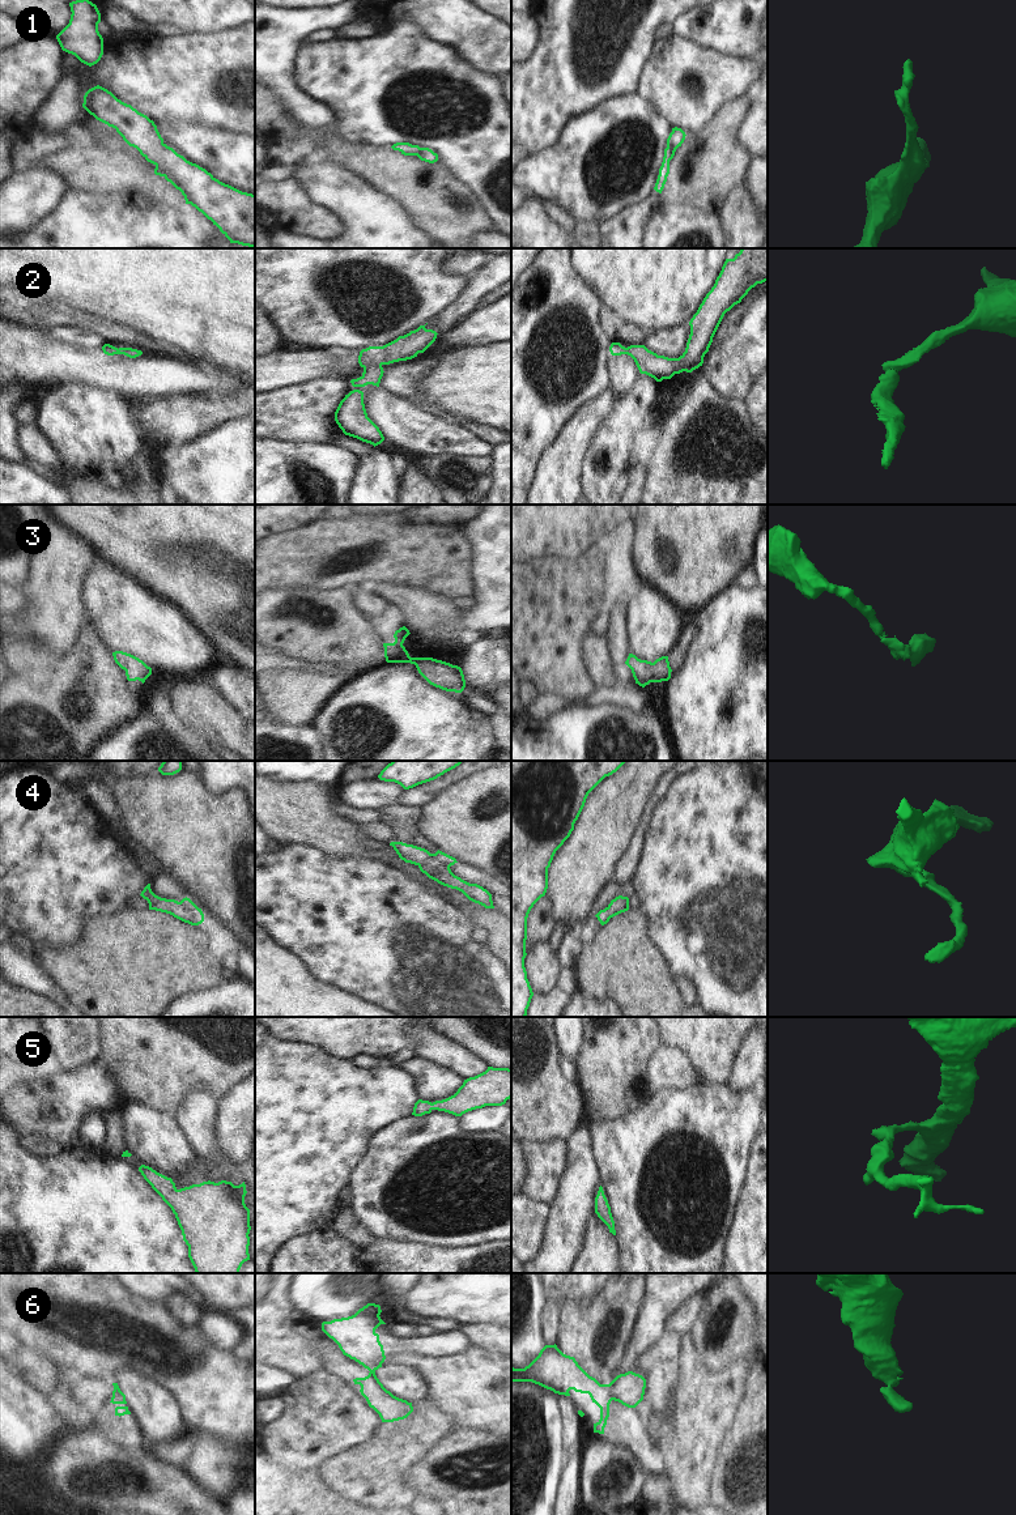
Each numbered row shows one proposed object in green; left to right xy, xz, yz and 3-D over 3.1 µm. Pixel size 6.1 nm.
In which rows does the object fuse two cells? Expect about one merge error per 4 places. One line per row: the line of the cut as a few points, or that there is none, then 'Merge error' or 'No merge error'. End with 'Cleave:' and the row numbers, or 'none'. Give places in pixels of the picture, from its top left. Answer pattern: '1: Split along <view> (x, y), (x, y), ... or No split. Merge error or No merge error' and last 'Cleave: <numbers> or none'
1: No split. No merge error
2: No split. No merge error
3: No split. No merge error
4: No split. No merge error
5: No split. No merge error
6: Split along yz (608, 1384), (608, 1392), (612, 1399). Merge error
Cleave: 6.

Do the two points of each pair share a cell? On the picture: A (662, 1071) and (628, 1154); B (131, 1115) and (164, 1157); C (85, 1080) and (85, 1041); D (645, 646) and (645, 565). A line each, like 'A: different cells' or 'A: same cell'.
A: different cells
B: same cell
C: different cells
D: different cells

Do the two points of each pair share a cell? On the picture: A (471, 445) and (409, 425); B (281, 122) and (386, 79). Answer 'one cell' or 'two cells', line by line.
A: one cell
B: two cells

